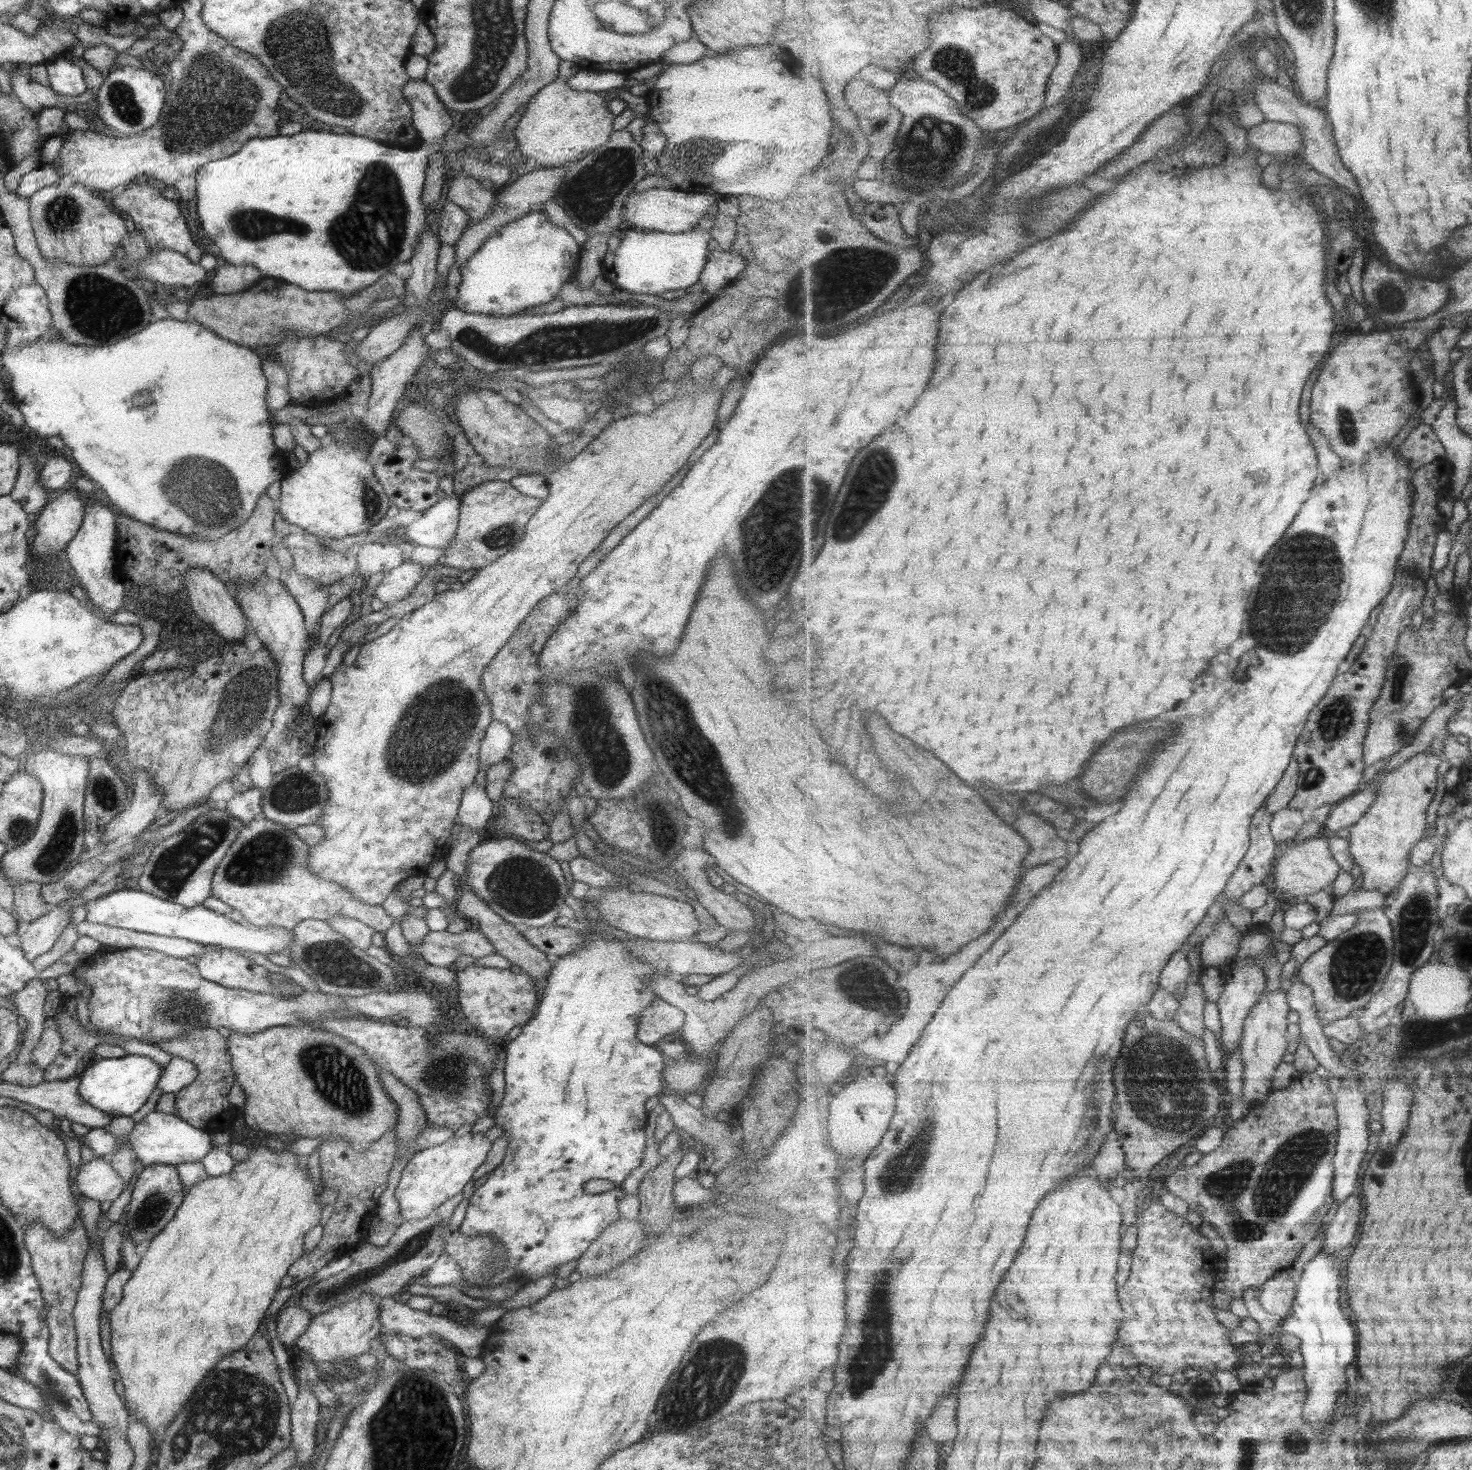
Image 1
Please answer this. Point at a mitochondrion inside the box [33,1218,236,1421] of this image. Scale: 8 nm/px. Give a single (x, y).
(58, 1392)

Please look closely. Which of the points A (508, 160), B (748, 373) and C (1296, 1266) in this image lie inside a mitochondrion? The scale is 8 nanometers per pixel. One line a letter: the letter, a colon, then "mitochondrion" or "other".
A: other
B: other
C: other

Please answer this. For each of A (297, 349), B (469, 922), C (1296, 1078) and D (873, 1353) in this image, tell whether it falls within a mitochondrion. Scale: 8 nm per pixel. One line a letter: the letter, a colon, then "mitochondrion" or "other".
A: other
B: other
C: other
D: mitochondrion

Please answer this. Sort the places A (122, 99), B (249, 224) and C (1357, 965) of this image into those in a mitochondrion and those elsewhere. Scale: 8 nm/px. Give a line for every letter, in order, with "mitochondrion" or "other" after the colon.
A: mitochondrion
B: mitochondrion
C: mitochondrion

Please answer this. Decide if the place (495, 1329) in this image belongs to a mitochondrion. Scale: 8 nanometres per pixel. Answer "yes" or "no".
no

